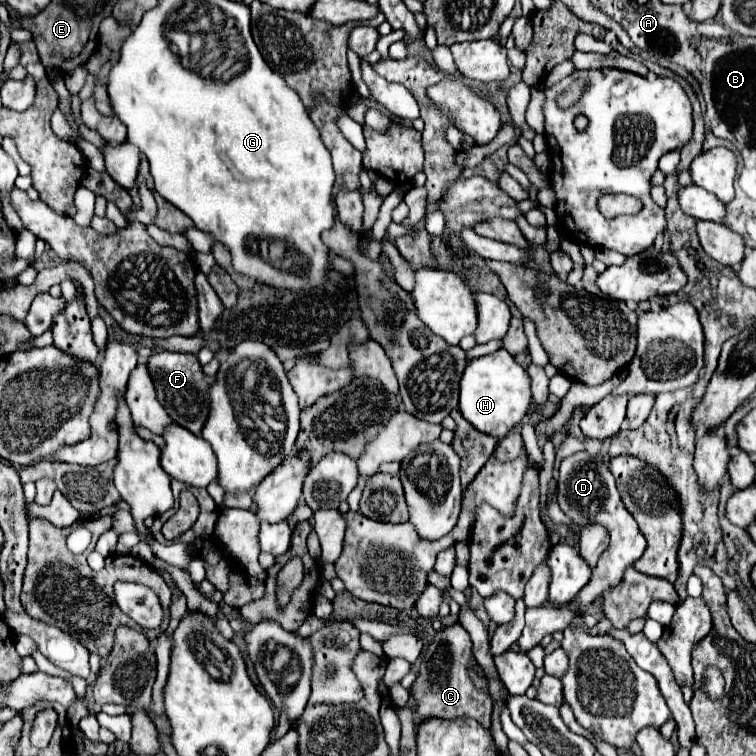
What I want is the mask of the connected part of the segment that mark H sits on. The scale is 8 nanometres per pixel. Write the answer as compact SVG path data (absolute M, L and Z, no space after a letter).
M501 348L489 356L473 358L467 362L465 372L461 376L459 410L463 418L473 424L473 428L501 440L513 426L521 422L521 418L527 414L529 404L531 404L529 376L507 350Z

